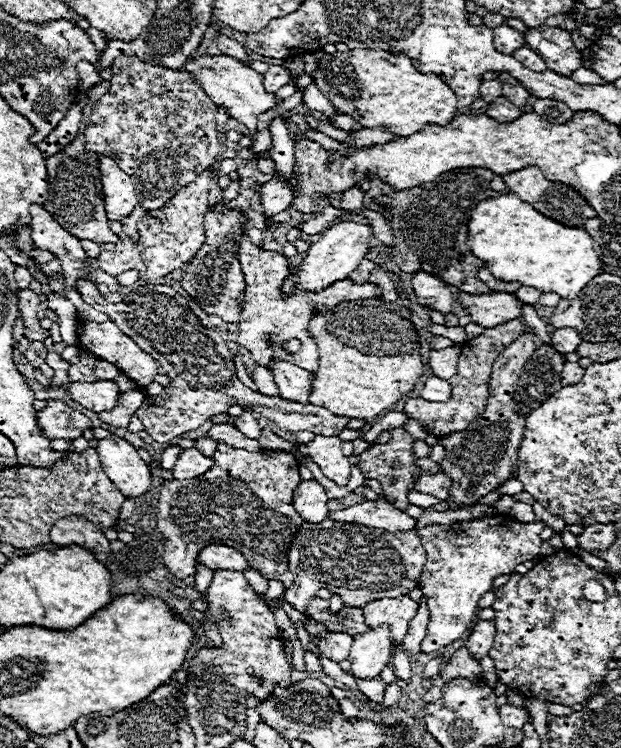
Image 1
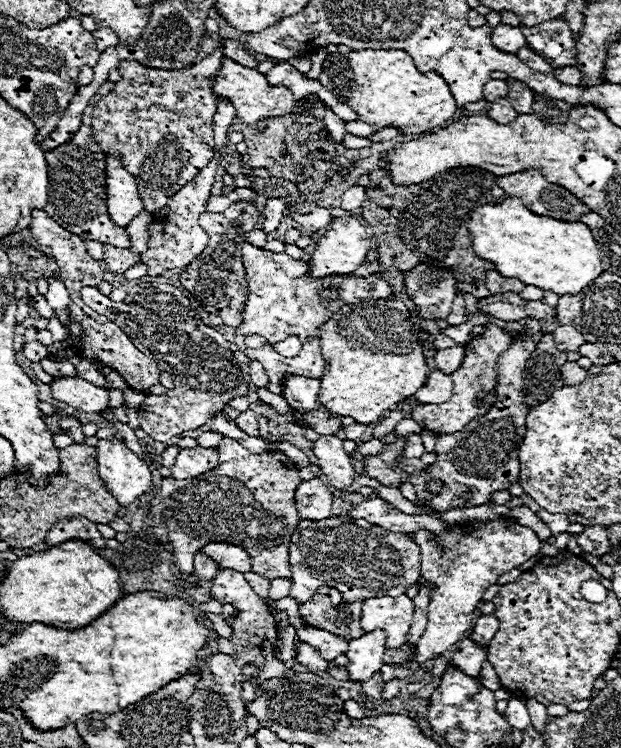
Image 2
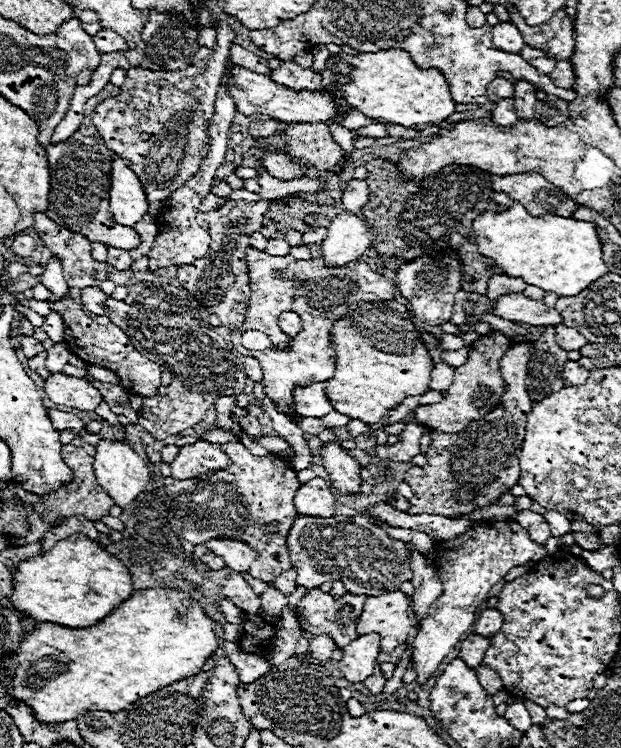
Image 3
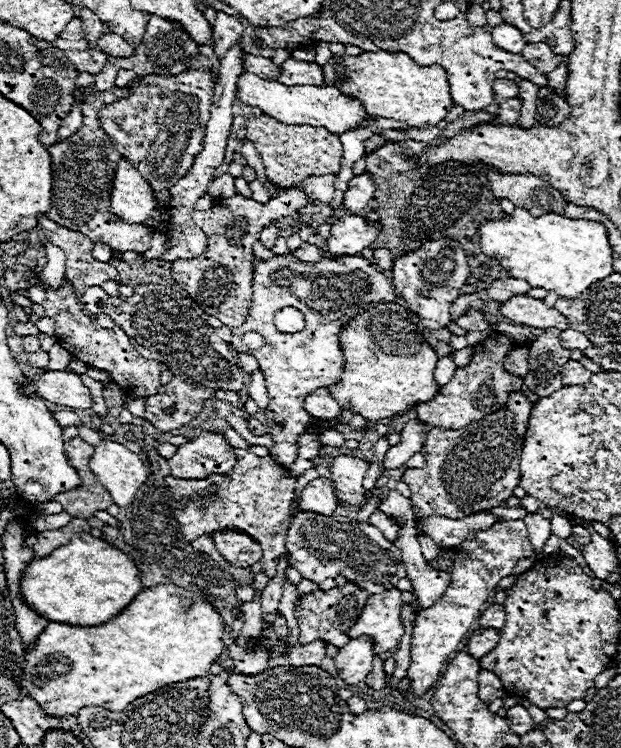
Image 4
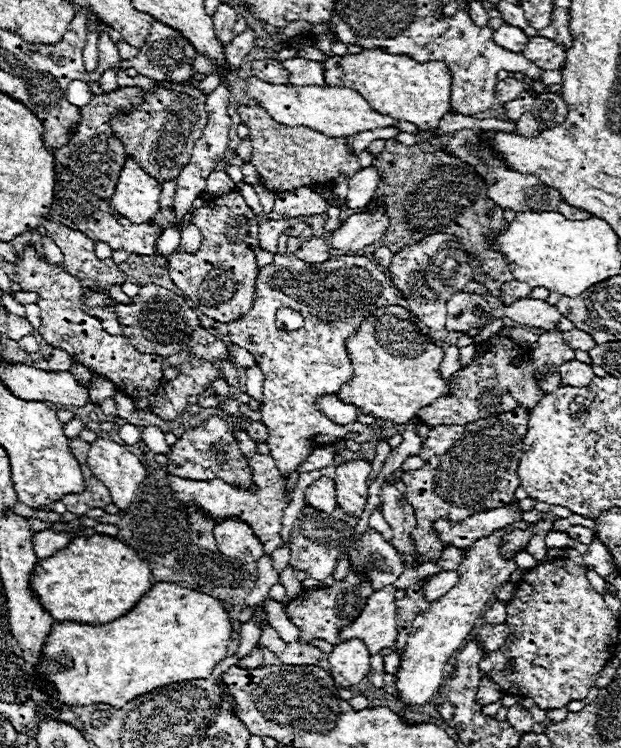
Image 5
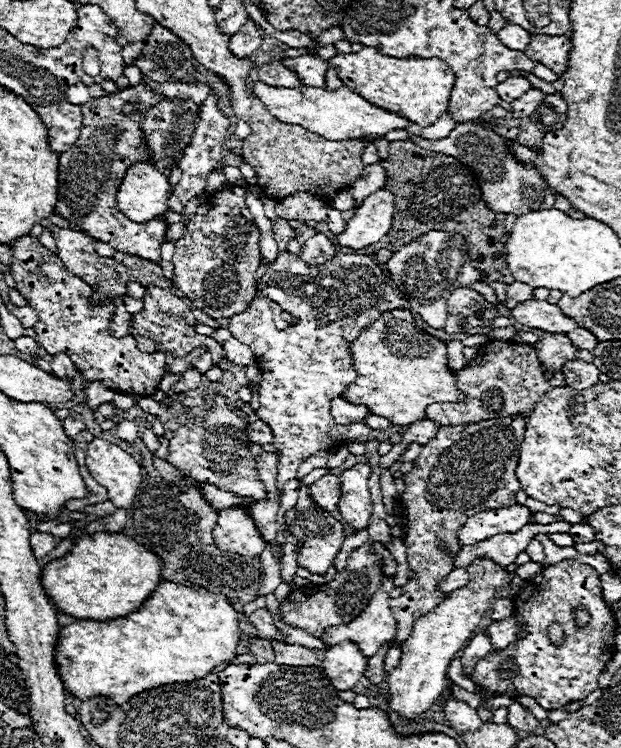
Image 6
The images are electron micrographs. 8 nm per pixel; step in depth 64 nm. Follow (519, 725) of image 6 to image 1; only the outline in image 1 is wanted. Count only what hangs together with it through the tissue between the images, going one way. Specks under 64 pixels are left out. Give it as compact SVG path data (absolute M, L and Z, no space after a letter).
M504 704L500 708L500 720L510 728L522 728L528 720L528 714L522 708L516 708L514 704Z

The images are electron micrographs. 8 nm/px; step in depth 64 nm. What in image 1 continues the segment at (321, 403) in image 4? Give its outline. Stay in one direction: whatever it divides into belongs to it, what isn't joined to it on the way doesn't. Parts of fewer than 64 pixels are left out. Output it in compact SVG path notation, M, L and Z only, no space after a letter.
M274 358L268 364L268 370L274 376L274 382L280 388L280 396L286 400L294 400L294 402L302 402L306 404L306 398L312 390L312 378L306 370L284 362L280 358Z

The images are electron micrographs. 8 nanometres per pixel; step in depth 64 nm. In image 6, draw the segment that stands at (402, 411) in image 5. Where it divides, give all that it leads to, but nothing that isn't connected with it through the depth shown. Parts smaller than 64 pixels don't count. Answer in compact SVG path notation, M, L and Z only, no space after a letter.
M390 310L366 326L350 346L354 368L358 372L356 382L344 390L342 398L352 404L366 406L372 414L388 418L394 426L408 426L416 420L424 420L426 406L434 402L458 402L462 392L456 388L454 374L446 368L446 344L422 330L408 310Z

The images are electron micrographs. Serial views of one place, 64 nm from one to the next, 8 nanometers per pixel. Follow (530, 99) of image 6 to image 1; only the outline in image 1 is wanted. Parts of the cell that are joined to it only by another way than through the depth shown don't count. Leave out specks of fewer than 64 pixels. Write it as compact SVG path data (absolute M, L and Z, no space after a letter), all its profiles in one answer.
M500 96L500 98L496 98L494 102L490 102L490 104L486 106L486 114L488 114L490 118L498 120L498 122L512 122L512 120L516 120L522 112L520 112L510 100L506 100L504 96Z

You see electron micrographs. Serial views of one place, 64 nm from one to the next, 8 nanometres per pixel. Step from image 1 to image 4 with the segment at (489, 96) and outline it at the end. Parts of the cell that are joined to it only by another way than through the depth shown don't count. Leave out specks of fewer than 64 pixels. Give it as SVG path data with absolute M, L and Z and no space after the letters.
M494 80L492 90L494 90L494 100L496 102L502 102L502 100L518 96L518 84L512 82L512 80Z

